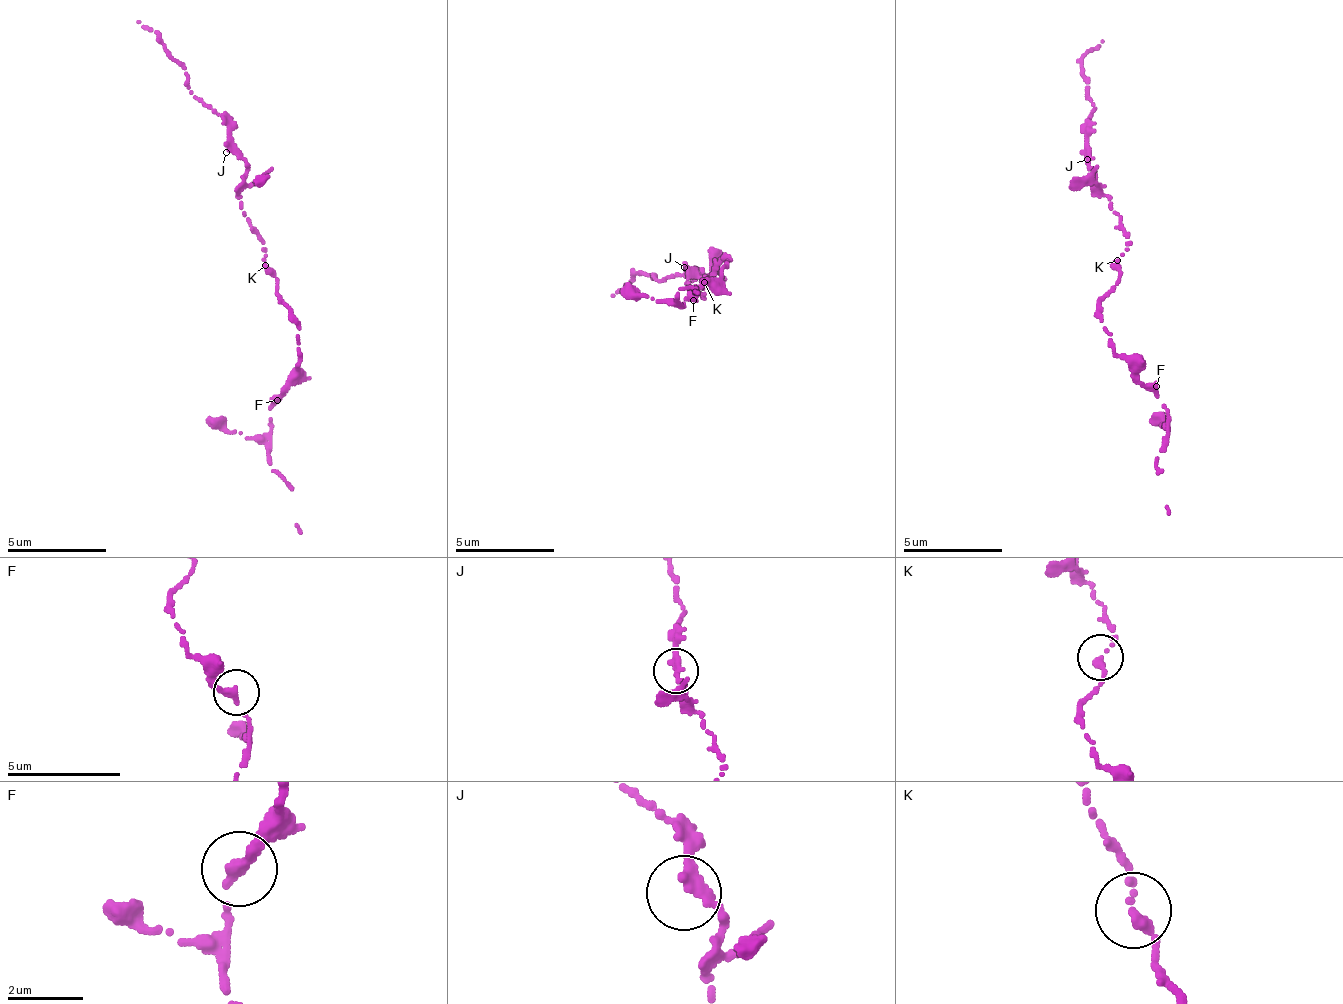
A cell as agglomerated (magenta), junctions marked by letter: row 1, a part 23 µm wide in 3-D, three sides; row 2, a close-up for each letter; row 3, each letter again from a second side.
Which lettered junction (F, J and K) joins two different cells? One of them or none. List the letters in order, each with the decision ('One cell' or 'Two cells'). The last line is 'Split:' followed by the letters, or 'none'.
F: One cell
J: One cell
K: One cell
Split: none

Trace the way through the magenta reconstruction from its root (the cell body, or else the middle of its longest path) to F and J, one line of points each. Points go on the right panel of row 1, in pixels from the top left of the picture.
F: (1117, 265), (1120, 283), (1099, 305), (1102, 328), (1107, 342), (1128, 368), (1145, 385), (1155, 385)
J: (1117, 265), (1127, 250), (1127, 231), (1100, 191), (1094, 165), (1087, 159)

